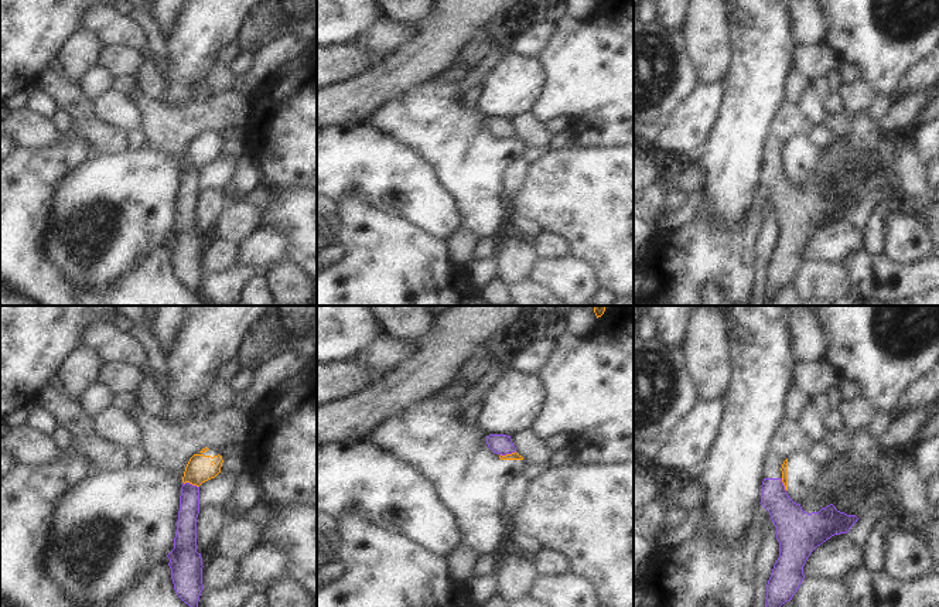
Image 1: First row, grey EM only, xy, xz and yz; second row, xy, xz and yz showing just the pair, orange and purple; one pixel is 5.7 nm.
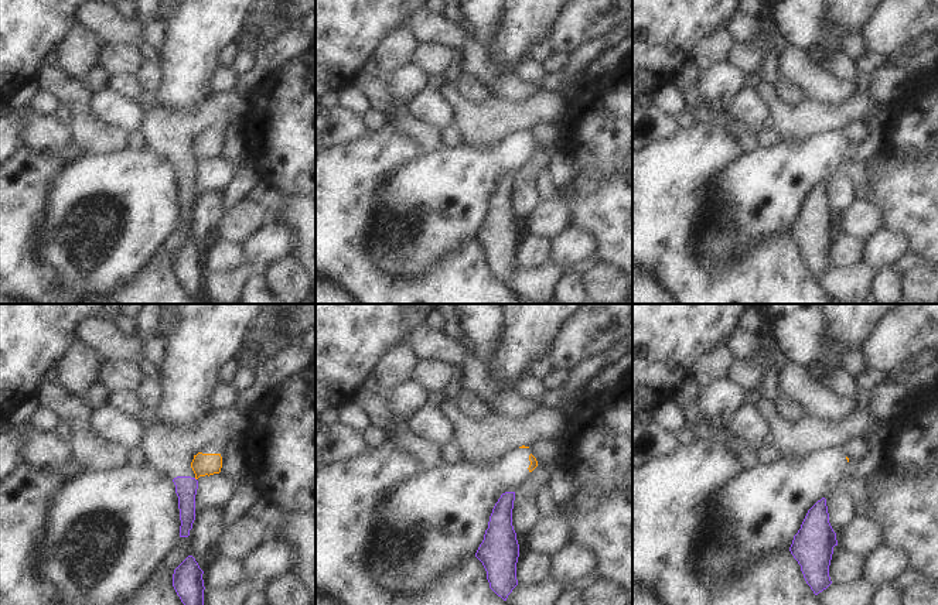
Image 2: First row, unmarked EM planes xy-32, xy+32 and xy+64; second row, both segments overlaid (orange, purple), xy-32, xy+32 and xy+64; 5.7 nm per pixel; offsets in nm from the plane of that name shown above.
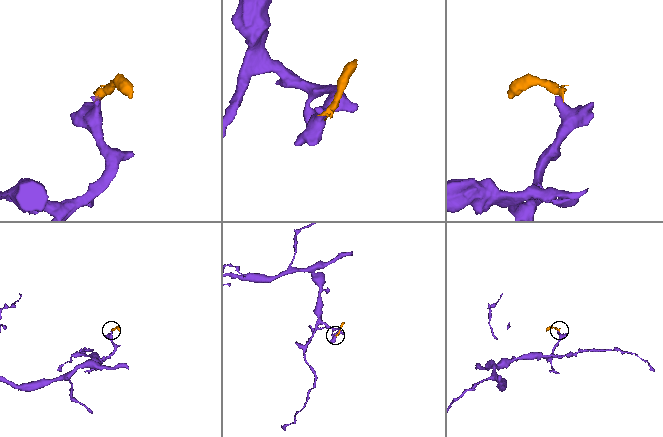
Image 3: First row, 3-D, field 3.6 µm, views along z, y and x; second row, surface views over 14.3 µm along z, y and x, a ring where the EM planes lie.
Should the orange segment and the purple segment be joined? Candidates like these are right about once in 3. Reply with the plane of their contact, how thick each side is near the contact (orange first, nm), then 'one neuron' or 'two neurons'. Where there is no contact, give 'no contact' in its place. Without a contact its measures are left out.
contact in xy; calibres 160 and 110 nm; two neurons

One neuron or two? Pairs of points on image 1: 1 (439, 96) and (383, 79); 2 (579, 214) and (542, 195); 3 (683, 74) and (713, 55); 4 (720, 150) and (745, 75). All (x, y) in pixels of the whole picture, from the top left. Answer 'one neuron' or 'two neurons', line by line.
1: two neurons
2: one neuron
3: two neurons
4: one neuron

